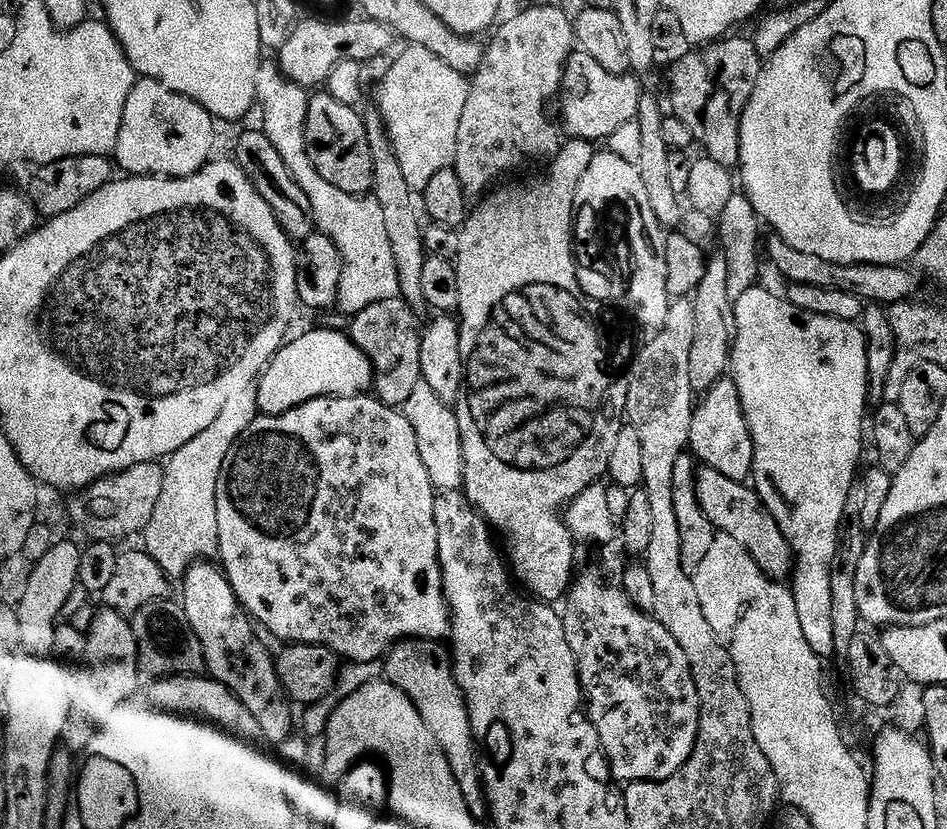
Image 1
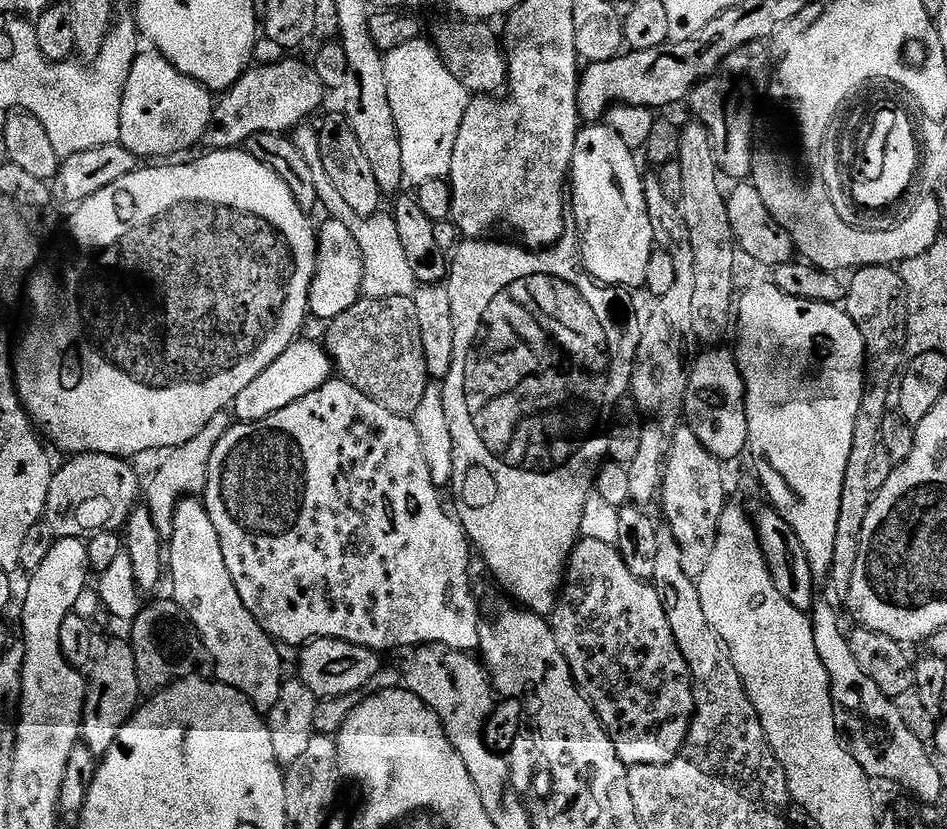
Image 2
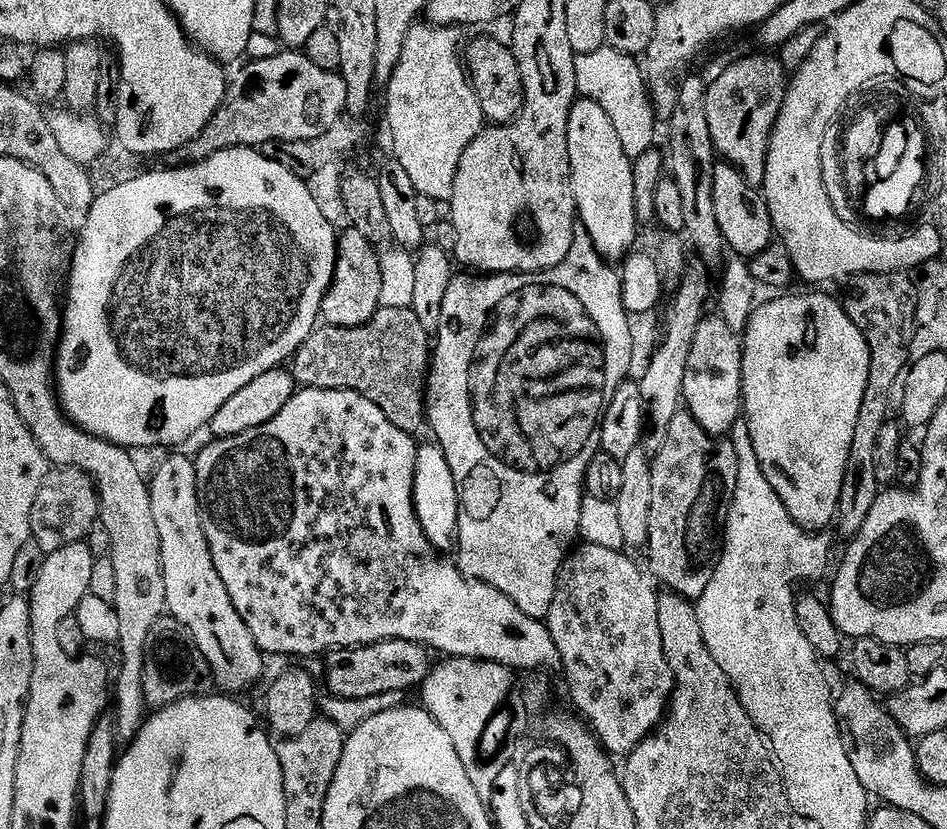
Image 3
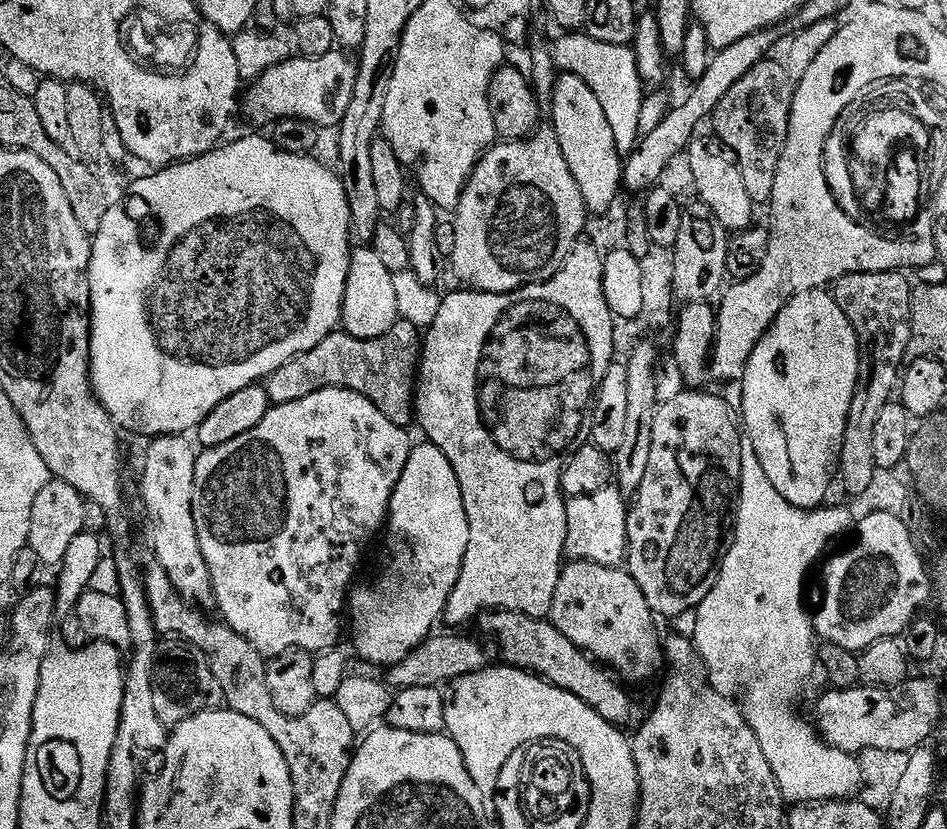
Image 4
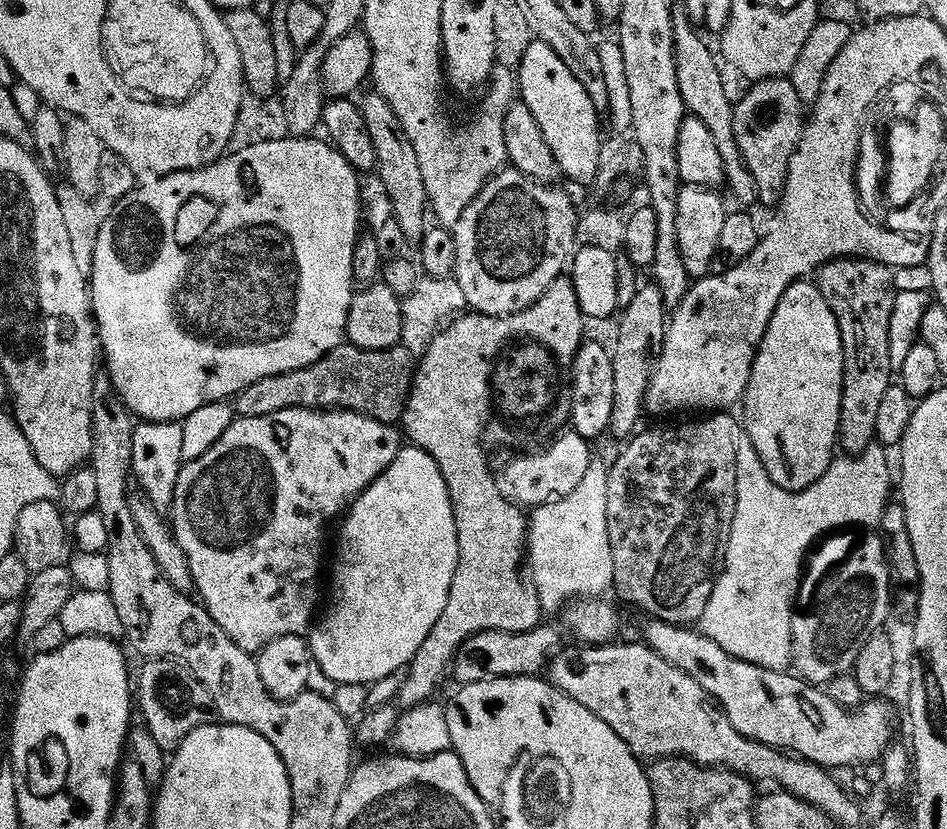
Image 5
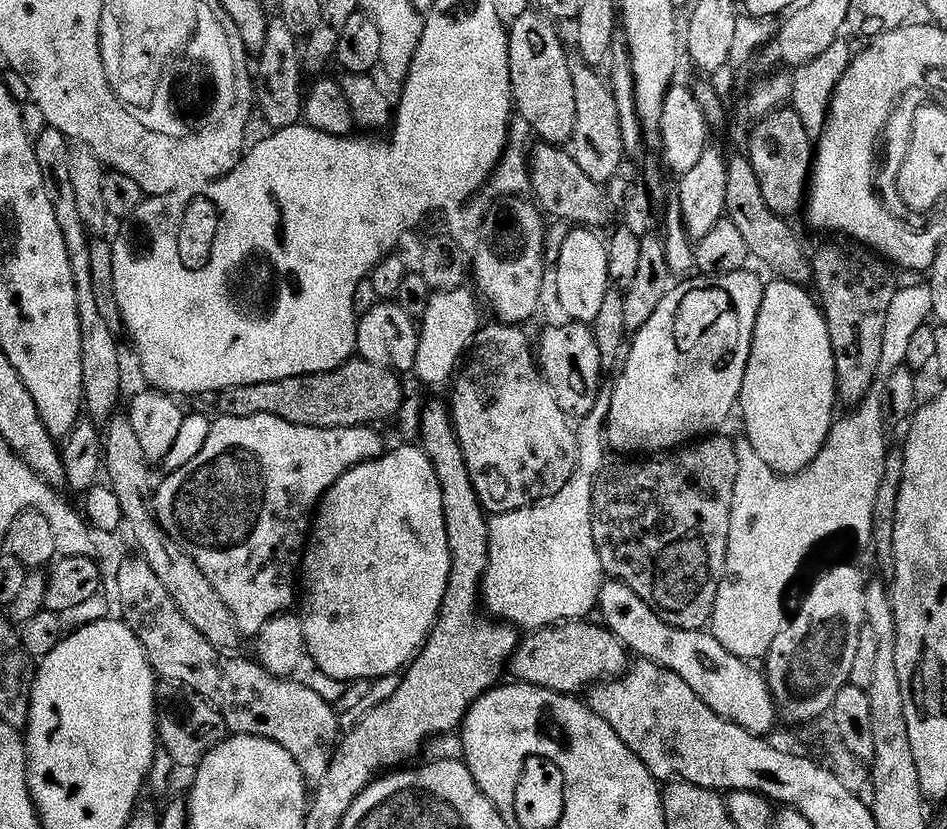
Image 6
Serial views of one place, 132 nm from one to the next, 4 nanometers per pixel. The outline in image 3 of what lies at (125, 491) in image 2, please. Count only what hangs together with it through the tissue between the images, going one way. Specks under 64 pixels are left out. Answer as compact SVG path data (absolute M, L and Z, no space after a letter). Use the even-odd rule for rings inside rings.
M53 467L38 490L38 498L34 498L31 539L36 540L46 554L57 552L62 546L83 541L97 527L99 518L100 495L91 476L77 468Z

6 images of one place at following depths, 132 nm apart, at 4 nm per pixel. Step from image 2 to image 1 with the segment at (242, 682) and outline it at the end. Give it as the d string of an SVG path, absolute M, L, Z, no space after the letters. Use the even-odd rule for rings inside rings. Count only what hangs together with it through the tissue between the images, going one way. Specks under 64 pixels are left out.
M193 564L182 581L182 603L186 610L186 618L190 618L192 635L198 645L199 655L200 652L204 655L211 679L226 682L239 696L240 701L252 711L259 735L265 736L272 746L278 746L285 738L293 735L293 705L284 690L284 685L280 683L273 653L268 653L267 646L256 637L257 625L240 605L240 600L232 589L232 583L224 575L223 567L213 564Z

